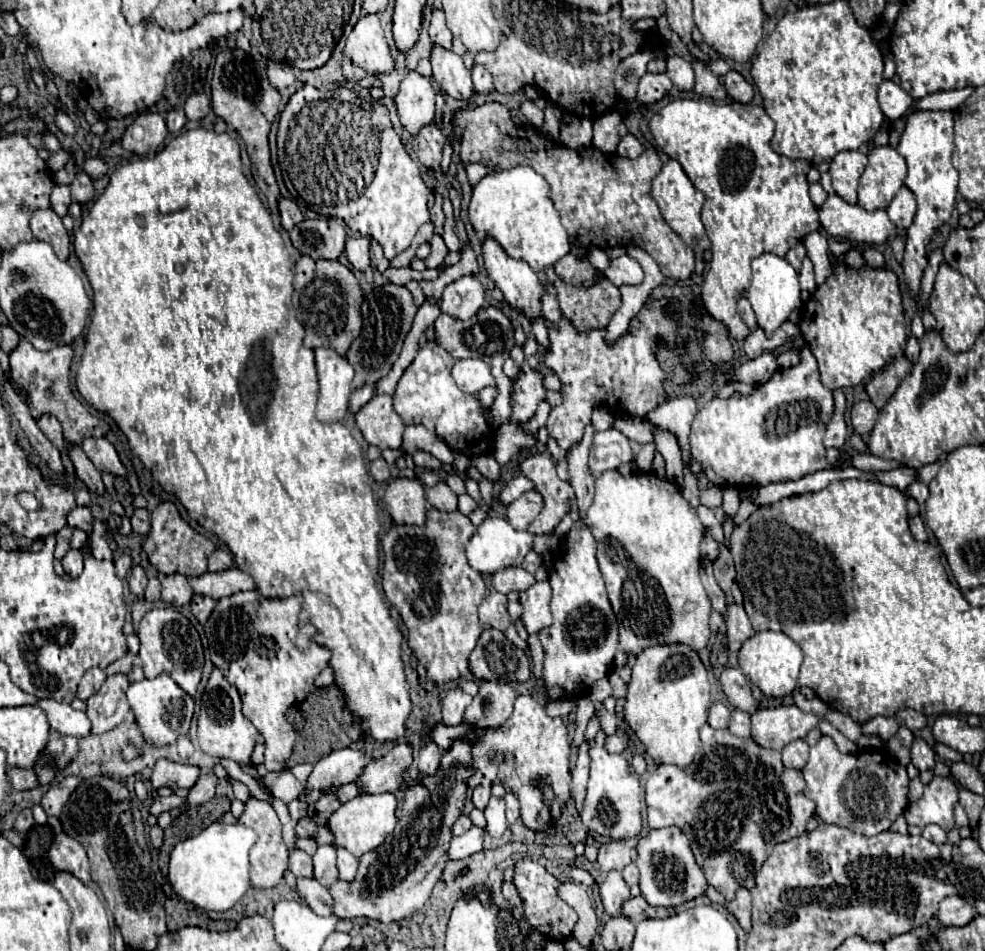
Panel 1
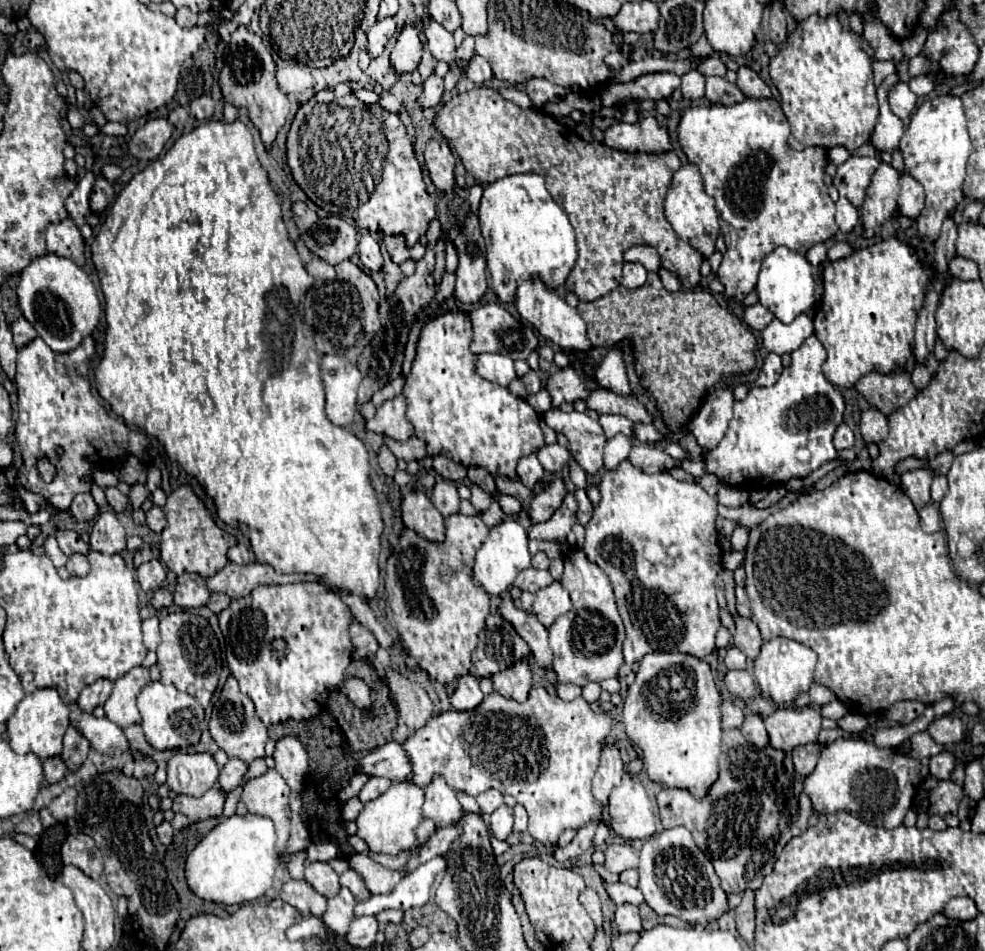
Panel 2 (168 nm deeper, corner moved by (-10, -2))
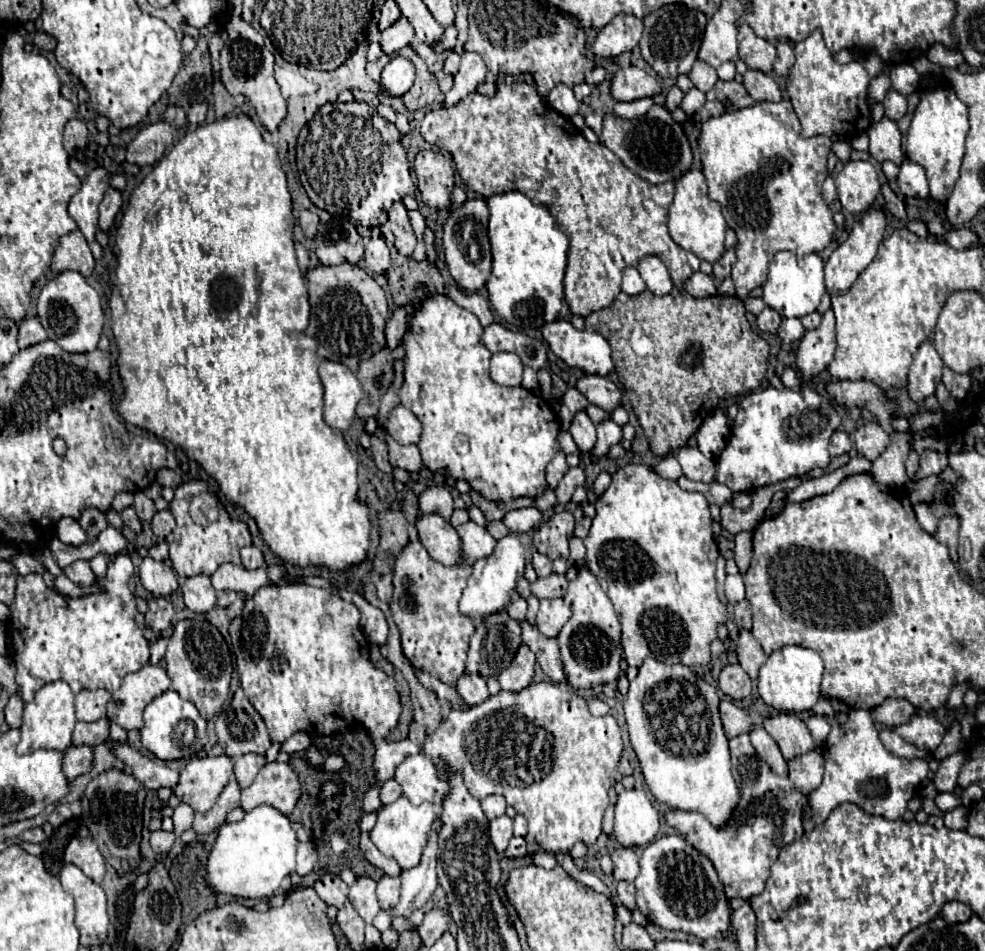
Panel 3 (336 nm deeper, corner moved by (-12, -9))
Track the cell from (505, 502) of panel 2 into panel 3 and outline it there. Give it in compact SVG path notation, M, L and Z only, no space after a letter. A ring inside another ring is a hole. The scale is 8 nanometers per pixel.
M522 508L522 510L510 510L504 520L502 520L512 532L522 534L532 530L534 526L538 526L542 522L542 512L538 508Z

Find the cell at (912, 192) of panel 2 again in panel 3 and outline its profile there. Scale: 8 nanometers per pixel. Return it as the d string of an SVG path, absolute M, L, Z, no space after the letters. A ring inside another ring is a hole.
M906 158L900 164L898 188L908 198L928 198L928 180L926 180L924 166Z

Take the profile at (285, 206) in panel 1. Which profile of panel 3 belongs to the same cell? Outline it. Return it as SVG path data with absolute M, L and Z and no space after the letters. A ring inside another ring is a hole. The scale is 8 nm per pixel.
M302 210L298 222L300 222L300 226L302 226L302 230L304 230L304 234L306 234L308 238L314 238L314 236L316 236L318 216L316 216L314 212L310 212L310 210Z

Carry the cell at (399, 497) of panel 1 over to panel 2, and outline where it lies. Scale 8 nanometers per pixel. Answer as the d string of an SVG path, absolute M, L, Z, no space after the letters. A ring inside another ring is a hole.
M410 491L400 505L402 521L408 529L430 541L444 541L444 517L434 509L424 491Z

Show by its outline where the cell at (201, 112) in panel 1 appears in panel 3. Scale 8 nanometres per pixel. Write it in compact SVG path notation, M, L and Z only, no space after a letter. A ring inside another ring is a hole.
M194 103L187 111L187 121L192 125L203 124L206 120L206 115L208 112L207 103Z

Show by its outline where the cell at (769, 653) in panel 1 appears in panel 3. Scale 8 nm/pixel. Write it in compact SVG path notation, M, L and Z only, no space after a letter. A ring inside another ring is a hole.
M784 646L768 656L768 662L760 668L760 696L778 712L808 712L820 698L824 662L816 650L804 646Z

